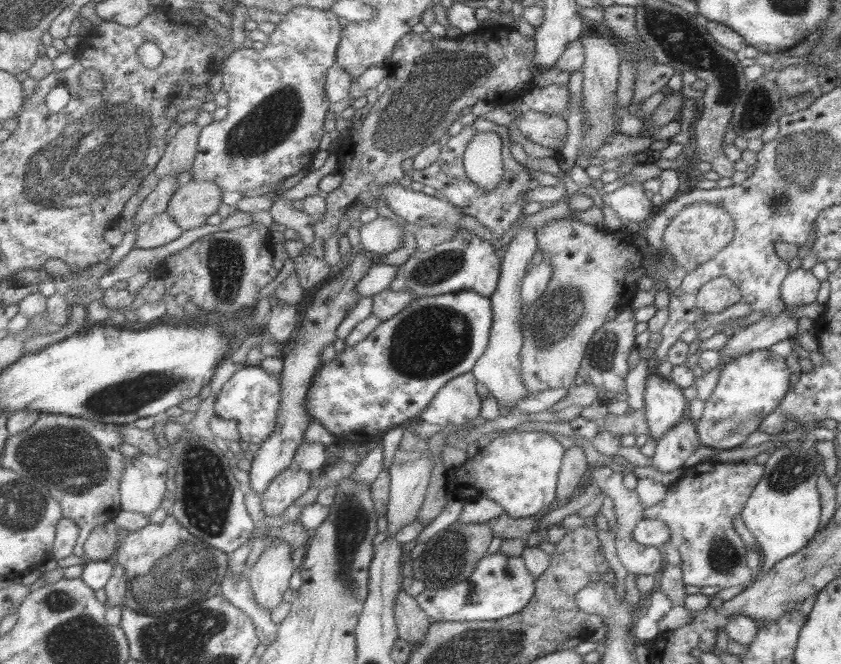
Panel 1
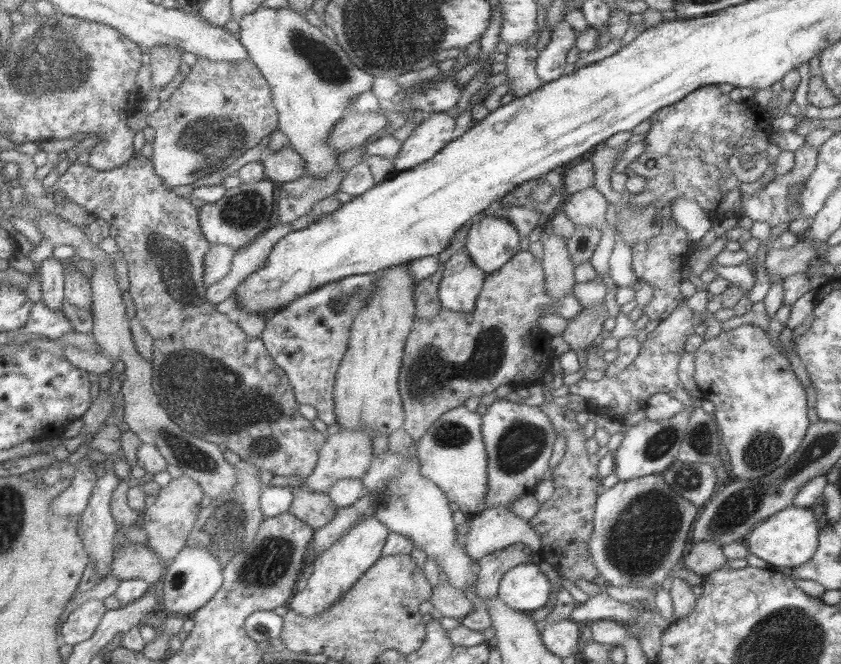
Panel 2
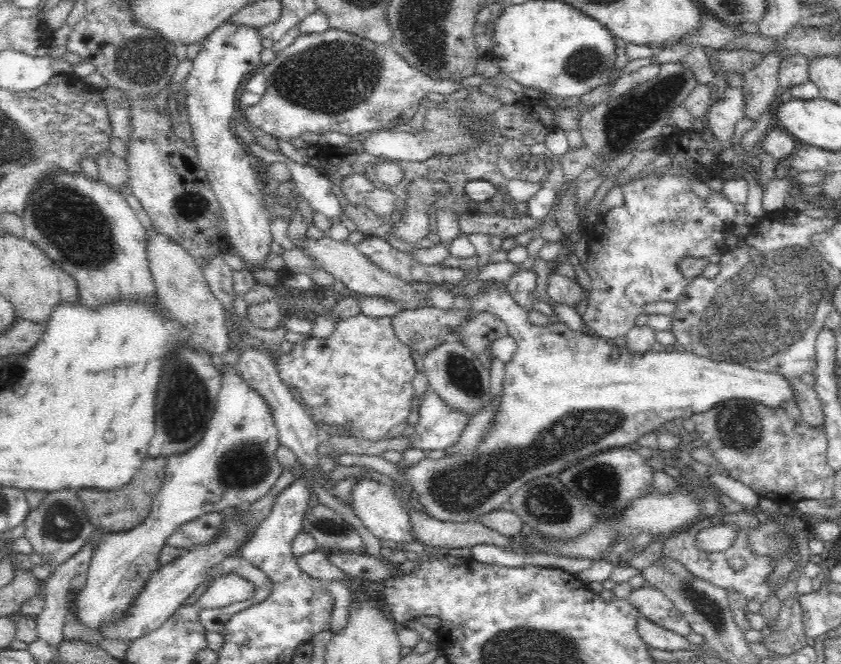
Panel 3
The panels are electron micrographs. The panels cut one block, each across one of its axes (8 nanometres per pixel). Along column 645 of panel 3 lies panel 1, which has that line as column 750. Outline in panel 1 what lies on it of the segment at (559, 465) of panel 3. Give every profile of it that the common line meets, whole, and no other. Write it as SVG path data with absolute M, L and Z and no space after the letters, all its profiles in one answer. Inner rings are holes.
M767 349L737 356L723 365L714 389L704 400L702 415L695 422L700 444L717 452L735 449L781 402L789 390L789 374L785 359Z

